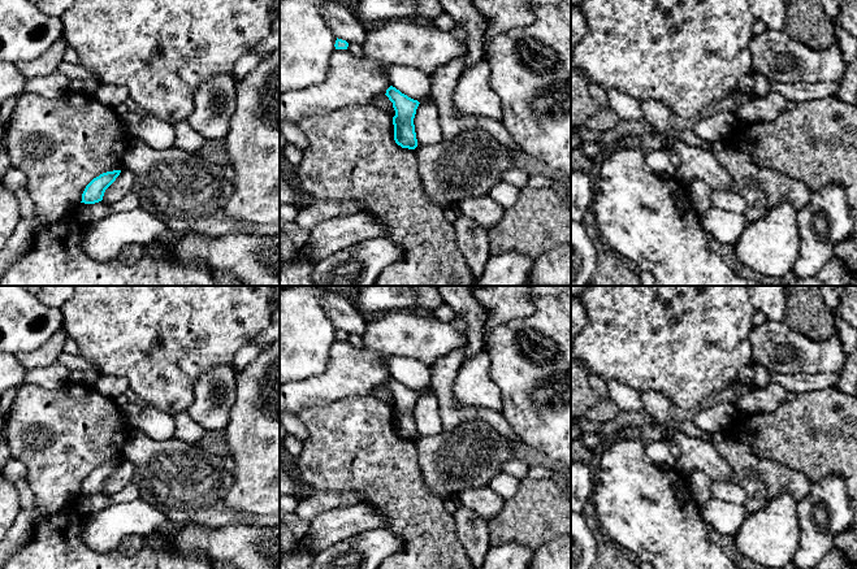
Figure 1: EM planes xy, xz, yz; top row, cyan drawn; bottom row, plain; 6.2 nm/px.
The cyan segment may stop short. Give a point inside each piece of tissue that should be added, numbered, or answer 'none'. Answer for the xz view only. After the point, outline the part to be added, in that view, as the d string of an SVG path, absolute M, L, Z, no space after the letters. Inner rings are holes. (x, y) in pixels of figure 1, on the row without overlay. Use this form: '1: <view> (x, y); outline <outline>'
none

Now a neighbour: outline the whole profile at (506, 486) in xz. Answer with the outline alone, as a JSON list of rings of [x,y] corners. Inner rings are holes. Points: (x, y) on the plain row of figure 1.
[[[501,473],[490,481],[489,486],[495,494],[506,500],[516,495],[520,483],[521,479]]]

